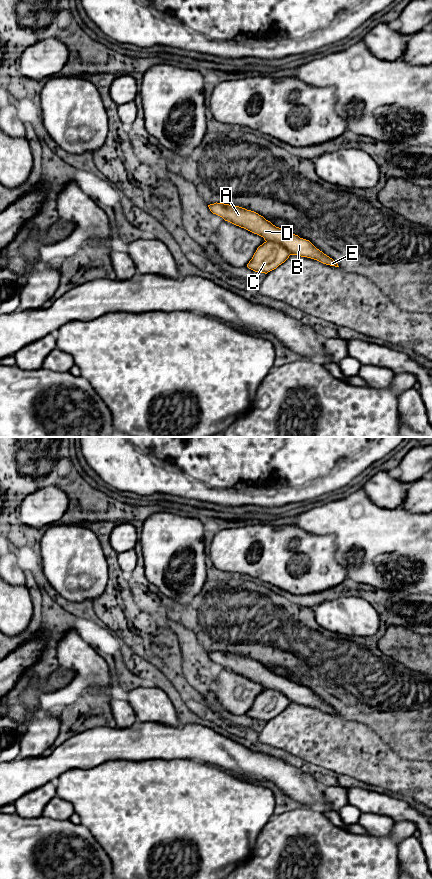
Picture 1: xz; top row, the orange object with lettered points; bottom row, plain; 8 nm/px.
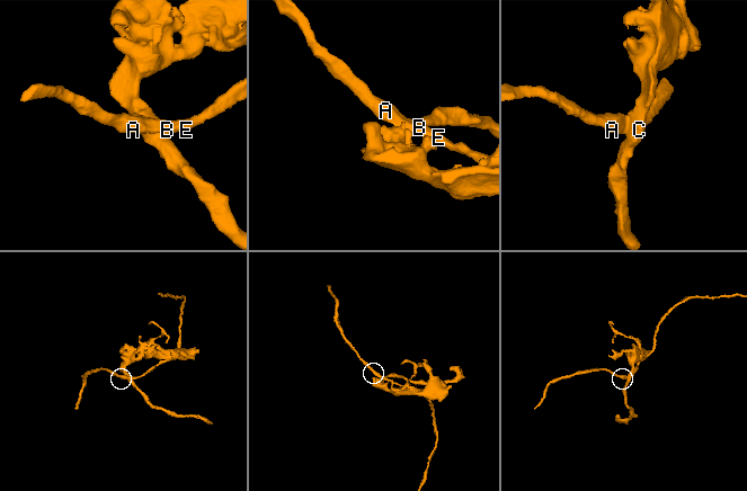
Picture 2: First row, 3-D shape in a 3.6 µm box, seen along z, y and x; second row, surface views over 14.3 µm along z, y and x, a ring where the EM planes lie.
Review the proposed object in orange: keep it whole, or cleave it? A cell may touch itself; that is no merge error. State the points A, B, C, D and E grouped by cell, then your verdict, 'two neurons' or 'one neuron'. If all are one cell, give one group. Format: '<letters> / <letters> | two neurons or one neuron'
A B D E / C | two neurons

